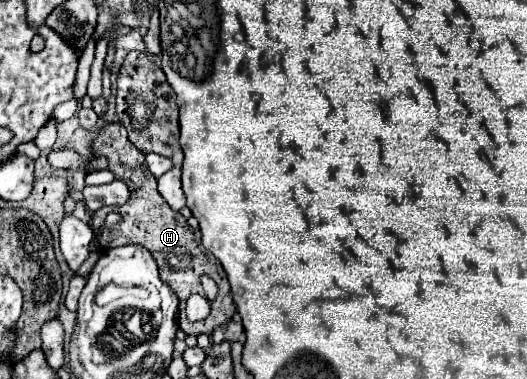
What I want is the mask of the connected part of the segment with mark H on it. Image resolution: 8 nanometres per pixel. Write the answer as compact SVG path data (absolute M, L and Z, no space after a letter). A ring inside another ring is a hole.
M120 123L102 125L102 129L96 133L96 137L92 141L92 155L94 157L106 157L108 159L108 171L114 173L114 179L120 179L130 189L130 199L124 205L102 207L92 215L92 227L96 227L96 229L104 227L104 219L110 211L114 211L122 217L122 221L118 225L114 225L110 229L102 229L102 235L98 239L100 247L110 249L110 247L120 247L120 245L134 243L134 245L146 247L152 253L152 257L156 259L156 263L160 267L162 281L166 281L174 289L174 293L180 301L178 325L186 335L200 335L200 333L210 335L214 331L214 327L228 323L236 309L234 309L232 297L228 297L230 287L228 287L228 279L224 277L222 265L212 255L208 255L208 251L202 245L198 245L200 243L200 233L190 229L186 219L178 211L172 211L168 207L168 203L162 199L162 195L156 189L156 179L152 177L152 173L146 167L144 153L140 153L134 145L130 145L130 141L126 137L126 129ZM202 275L208 275L218 283L218 295L210 305L210 315L202 321L190 323L186 319L184 305L186 305L186 299L192 293L202 295L202 283L200 283Z

